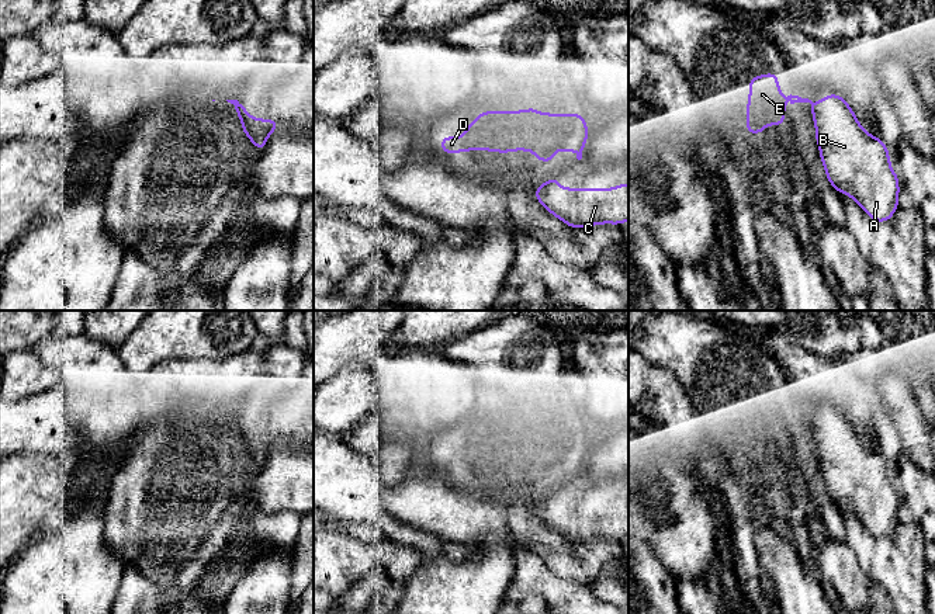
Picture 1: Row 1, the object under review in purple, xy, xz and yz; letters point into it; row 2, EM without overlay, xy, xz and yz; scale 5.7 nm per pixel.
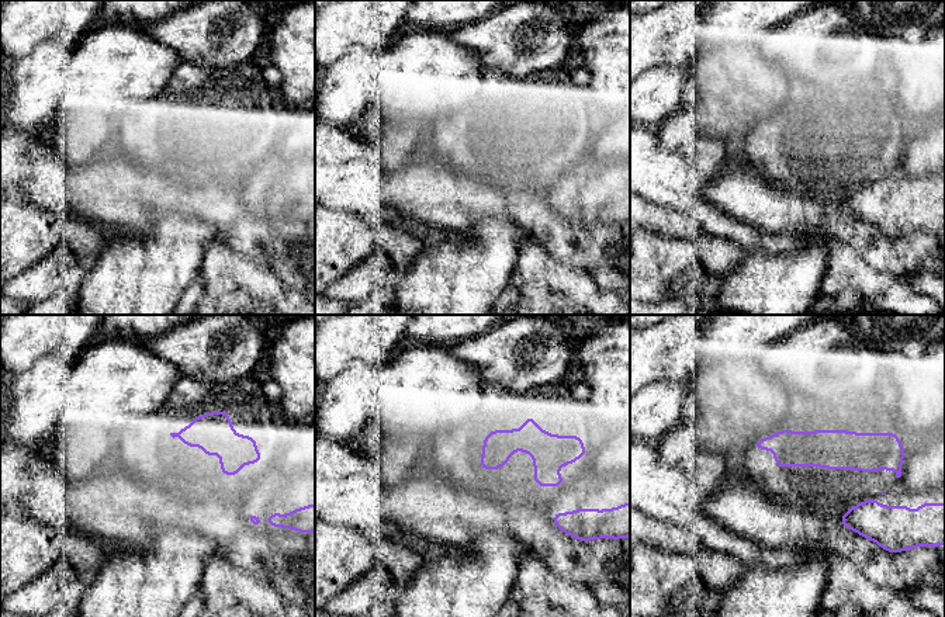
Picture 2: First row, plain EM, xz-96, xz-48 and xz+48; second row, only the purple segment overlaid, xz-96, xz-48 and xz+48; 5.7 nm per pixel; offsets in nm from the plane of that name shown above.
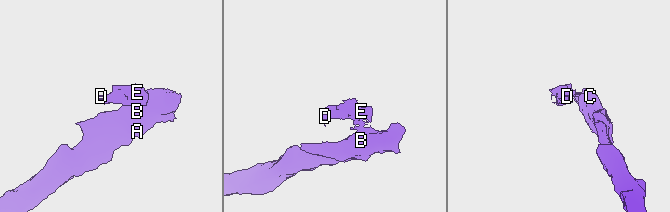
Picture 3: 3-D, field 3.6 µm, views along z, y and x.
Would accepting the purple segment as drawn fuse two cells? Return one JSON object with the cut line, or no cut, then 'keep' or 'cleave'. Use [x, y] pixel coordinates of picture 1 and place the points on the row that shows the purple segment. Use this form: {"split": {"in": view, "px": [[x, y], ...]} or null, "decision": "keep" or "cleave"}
{"split": {"in": "xz", "px": [[554, 179], [551, 183], [544, 183]]}, "decision": "cleave"}

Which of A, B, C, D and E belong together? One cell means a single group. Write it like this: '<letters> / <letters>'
A B C / D E

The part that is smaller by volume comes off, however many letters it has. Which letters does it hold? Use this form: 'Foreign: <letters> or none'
Foreign: D, E

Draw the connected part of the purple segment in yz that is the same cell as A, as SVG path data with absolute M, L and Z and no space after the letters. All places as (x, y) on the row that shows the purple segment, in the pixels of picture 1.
M828 94L811 104L817 145L828 181L839 192L852 197L875 221L889 221L898 207L898 178L890 167L886 145L868 133L841 96Z

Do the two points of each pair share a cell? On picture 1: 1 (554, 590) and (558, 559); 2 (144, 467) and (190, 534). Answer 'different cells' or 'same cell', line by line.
1: different cells
2: same cell

